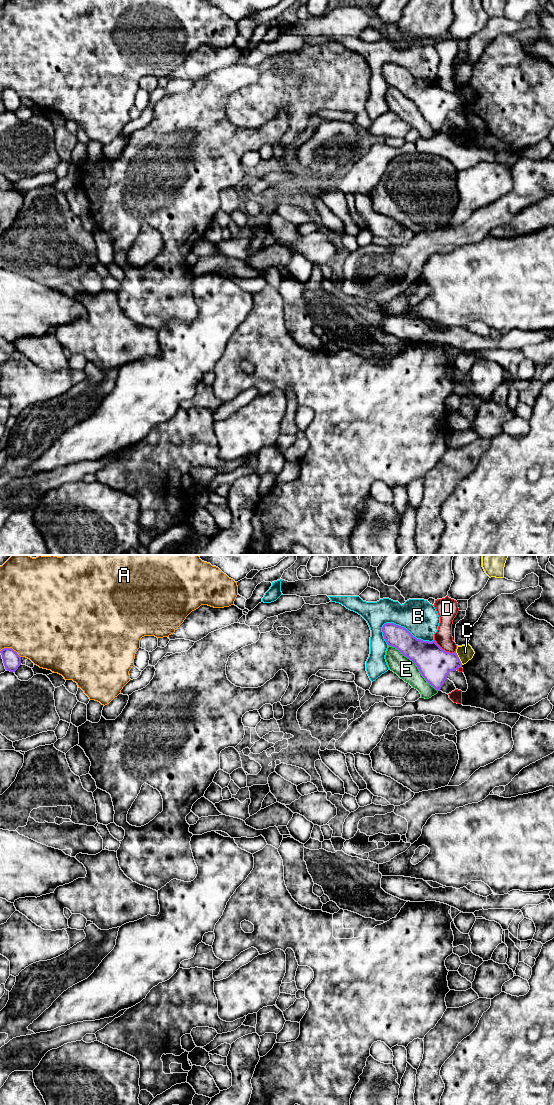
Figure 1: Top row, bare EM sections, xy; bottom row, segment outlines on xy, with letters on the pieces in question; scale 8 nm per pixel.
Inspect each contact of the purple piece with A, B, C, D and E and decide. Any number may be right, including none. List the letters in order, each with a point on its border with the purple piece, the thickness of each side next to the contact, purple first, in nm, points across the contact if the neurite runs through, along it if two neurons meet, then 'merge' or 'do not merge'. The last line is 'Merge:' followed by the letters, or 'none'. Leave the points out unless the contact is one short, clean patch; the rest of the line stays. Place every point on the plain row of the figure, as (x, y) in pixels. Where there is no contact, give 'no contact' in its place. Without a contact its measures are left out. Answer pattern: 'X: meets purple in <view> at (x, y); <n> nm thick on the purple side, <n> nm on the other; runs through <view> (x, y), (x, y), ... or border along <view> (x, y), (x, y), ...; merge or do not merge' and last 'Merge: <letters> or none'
A: meets purple in xy at (11, 88); 140 nm thick on the purple side, 500 nm on the other; do not merge
B: meets purple in xy at (406, 69); 220 nm thick on the purple side, 280 nm on the other; do not merge
C: meets purple in xy at (458, 98); 260 nm thick on the purple side, 130 nm on the other; border along xy (455, 92), (462, 104); do not merge
D: meets purple in xy at (444, 90); 260 nm thick on the purple side, 140 nm on the other; border along xy (434, 79), (446, 91), (455, 92); do not merge
E: meets purple in xy at (415, 103); 260 nm thick on the purple side, 170 nm on the other; do not merge
Merge: none

